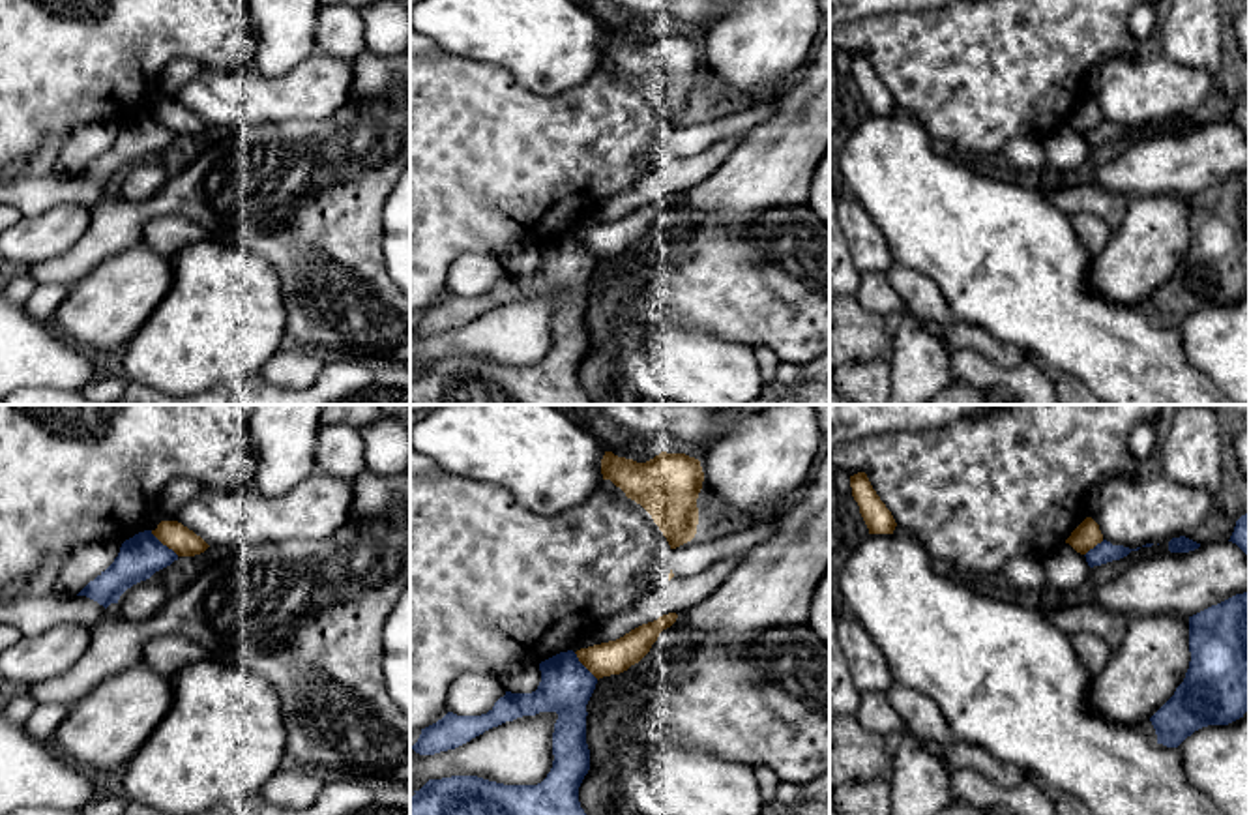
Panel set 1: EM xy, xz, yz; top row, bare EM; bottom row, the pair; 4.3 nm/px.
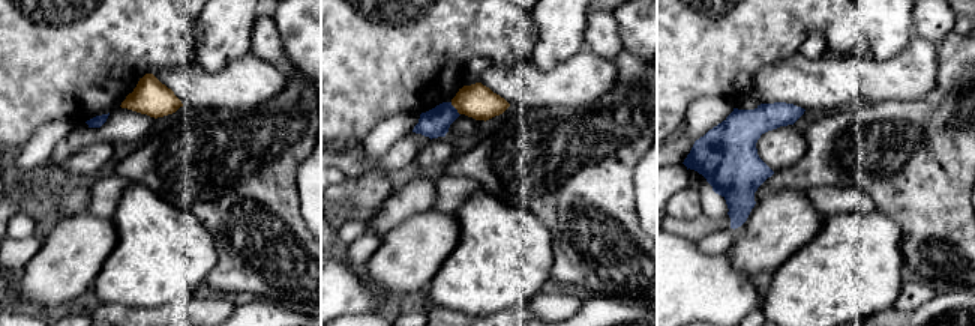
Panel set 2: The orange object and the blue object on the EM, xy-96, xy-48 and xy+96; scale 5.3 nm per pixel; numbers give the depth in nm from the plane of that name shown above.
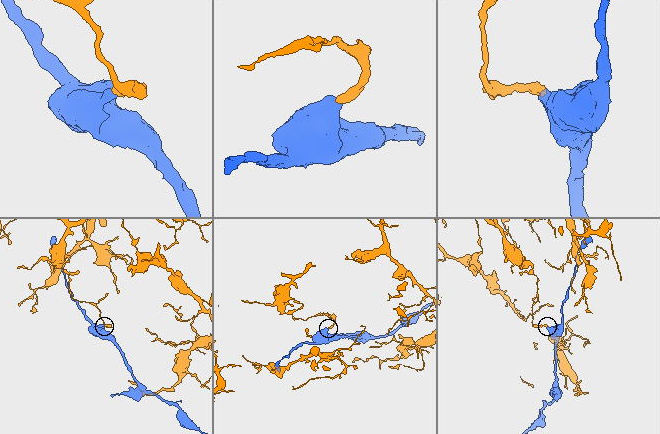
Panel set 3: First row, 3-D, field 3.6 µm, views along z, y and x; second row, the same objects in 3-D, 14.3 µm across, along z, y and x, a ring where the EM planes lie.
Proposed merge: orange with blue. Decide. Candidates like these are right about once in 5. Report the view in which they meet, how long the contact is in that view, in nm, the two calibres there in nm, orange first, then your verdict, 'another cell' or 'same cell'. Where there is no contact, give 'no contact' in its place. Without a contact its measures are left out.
xy | 170 nm | 120/180 nm | another cell

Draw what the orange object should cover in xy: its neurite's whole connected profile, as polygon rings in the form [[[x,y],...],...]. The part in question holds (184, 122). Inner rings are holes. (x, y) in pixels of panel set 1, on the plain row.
[[[161,101],[152,114],[178,137],[195,137],[210,126],[178,101]]]

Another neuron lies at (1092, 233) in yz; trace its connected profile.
[[[1075,214],[1071,215],[1071,225],[1082,249],[1092,257],[1105,249],[1112,234],[1112,229],[1107,225],[1107,221],[1094,214]]]

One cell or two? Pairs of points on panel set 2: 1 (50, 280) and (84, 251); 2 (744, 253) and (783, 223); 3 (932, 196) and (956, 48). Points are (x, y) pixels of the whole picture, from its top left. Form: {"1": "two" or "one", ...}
{"1": "one", "2": "one", "3": "one"}

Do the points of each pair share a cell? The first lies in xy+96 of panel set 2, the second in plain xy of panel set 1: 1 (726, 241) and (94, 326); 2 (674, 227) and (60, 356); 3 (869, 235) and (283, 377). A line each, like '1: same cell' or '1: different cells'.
1: different cells
2: different cells
3: different cells

